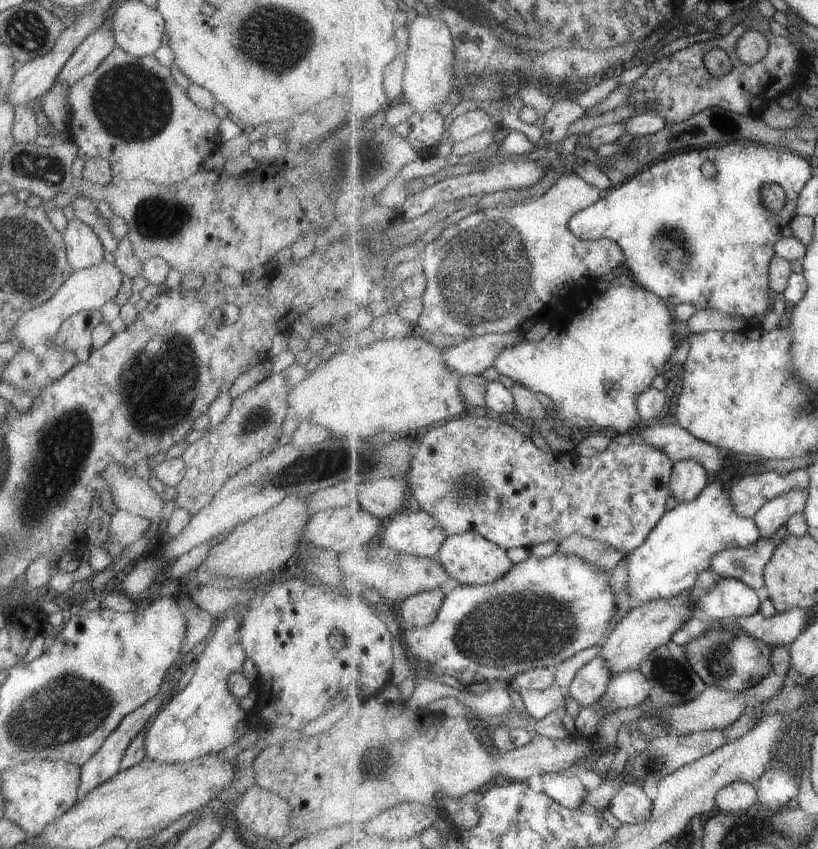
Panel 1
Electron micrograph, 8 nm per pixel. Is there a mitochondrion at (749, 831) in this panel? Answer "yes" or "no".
yes

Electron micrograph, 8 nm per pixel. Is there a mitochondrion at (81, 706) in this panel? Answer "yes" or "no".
yes

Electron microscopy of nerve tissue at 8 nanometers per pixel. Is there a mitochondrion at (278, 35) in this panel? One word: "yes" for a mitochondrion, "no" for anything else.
yes

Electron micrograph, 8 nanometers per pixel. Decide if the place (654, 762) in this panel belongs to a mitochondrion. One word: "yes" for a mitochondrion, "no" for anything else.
yes

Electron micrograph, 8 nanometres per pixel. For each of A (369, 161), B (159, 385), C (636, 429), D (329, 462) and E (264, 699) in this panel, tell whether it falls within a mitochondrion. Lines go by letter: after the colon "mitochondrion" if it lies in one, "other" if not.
A: mitochondrion
B: mitochondrion
C: other
D: mitochondrion
E: other

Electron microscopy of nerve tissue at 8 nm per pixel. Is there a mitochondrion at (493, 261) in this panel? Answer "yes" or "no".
yes

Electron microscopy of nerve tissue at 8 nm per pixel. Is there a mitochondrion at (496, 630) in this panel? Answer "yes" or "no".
yes

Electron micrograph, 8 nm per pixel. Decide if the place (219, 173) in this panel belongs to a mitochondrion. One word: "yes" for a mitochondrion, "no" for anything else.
no

